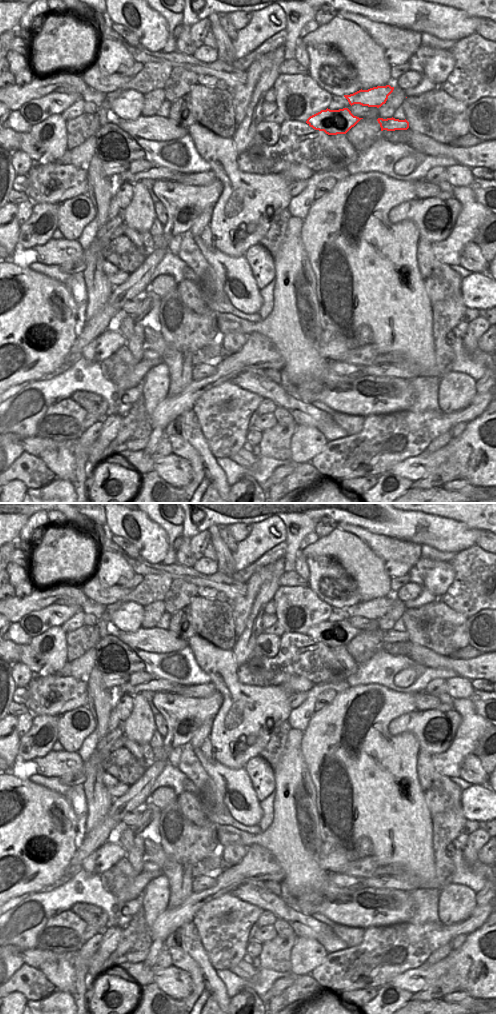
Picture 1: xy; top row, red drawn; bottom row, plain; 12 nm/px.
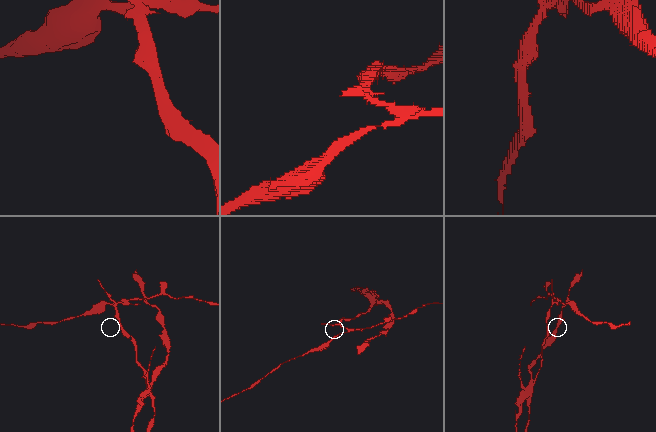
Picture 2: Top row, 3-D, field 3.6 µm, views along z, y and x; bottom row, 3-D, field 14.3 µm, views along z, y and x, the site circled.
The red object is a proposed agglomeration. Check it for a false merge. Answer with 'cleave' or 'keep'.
cleave

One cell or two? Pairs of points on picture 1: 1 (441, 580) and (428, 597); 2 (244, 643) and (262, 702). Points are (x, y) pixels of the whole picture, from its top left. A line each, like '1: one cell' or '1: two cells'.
1: two cells
2: two cells

